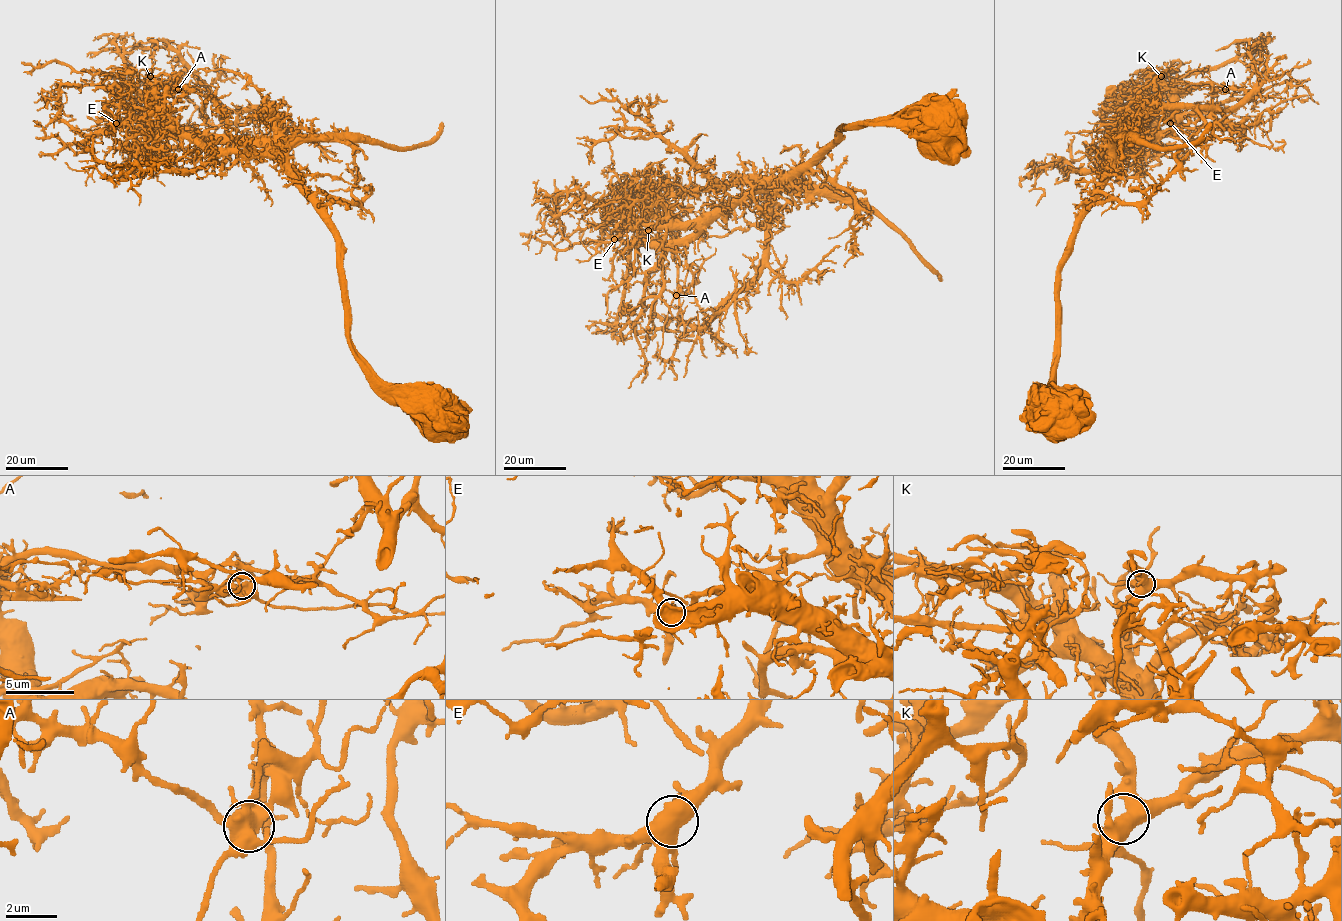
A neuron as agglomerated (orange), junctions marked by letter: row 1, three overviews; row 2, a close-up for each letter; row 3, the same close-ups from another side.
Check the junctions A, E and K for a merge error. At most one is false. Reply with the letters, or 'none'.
A

